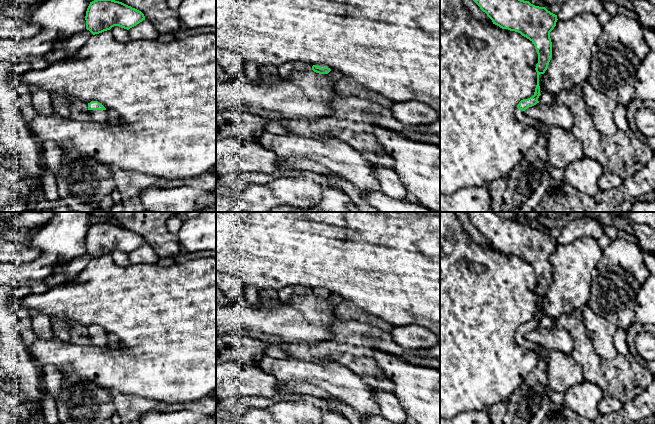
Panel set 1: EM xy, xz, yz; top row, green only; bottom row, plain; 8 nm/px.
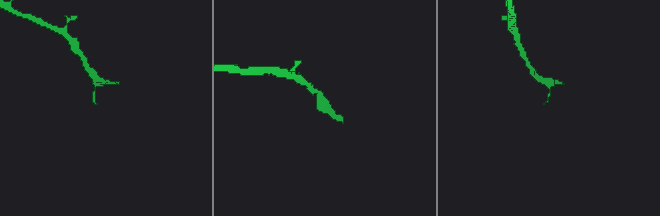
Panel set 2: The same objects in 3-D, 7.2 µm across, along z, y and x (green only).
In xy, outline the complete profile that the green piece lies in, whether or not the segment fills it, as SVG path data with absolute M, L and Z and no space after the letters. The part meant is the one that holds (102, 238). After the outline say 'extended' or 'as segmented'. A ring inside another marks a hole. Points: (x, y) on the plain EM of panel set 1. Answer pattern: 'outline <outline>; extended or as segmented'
outline M106 222L90 226L85 244L86 253L95 259L114 250L129 254L145 244L145 240L131 230Z; as segmented

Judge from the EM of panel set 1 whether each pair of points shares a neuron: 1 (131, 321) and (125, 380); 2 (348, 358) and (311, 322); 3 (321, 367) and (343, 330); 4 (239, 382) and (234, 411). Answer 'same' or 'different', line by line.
1: same
2: different
3: different
4: different

